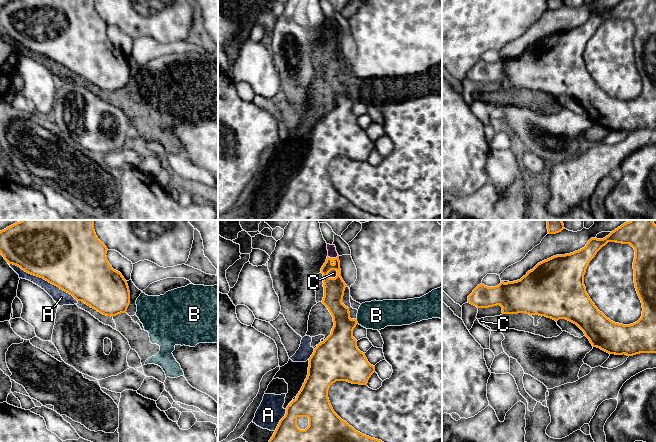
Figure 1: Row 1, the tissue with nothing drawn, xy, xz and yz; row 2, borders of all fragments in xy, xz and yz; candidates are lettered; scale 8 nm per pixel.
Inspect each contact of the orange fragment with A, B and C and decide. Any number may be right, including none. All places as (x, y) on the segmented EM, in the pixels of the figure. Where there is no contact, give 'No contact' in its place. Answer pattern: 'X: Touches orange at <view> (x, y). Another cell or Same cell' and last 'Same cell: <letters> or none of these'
A: Touches orange at xy (43, 278). Another cell
B: Touches orange at xz (356, 321). Another cell
C: Touches orange at xz (331, 269). Another cell
Same cell: none of these

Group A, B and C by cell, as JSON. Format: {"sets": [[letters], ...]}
{"sets": [["A", "B", "C"]]}

